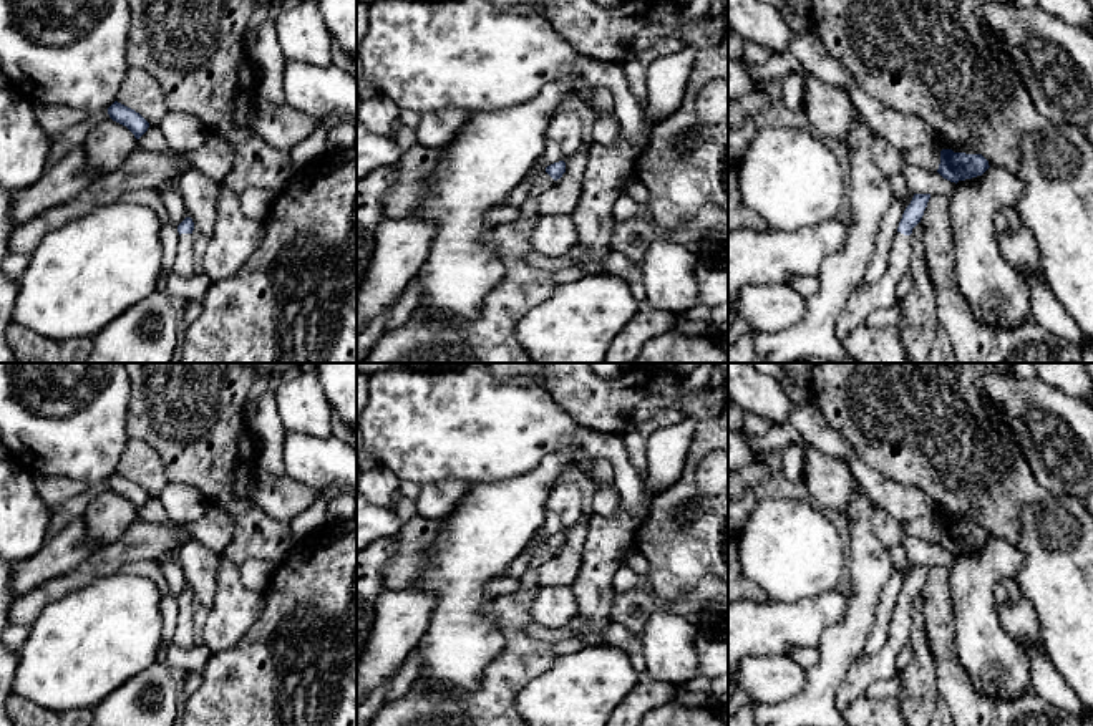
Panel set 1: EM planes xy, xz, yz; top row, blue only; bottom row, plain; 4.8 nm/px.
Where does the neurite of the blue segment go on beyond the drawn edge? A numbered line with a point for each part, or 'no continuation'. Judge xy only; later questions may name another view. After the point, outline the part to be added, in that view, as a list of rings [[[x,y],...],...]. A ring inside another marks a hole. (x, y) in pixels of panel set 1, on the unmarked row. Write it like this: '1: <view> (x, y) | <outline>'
1: xy (183, 637) | [[[181,605],[172,640],[179,648],[187,650],[192,648],[192,638],[194,638],[192,605]]]

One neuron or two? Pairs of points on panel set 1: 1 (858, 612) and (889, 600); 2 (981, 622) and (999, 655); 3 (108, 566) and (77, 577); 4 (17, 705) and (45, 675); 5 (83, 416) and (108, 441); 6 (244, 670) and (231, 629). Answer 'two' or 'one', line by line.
1: two
2: one
3: one
4: two
5: one
6: two

